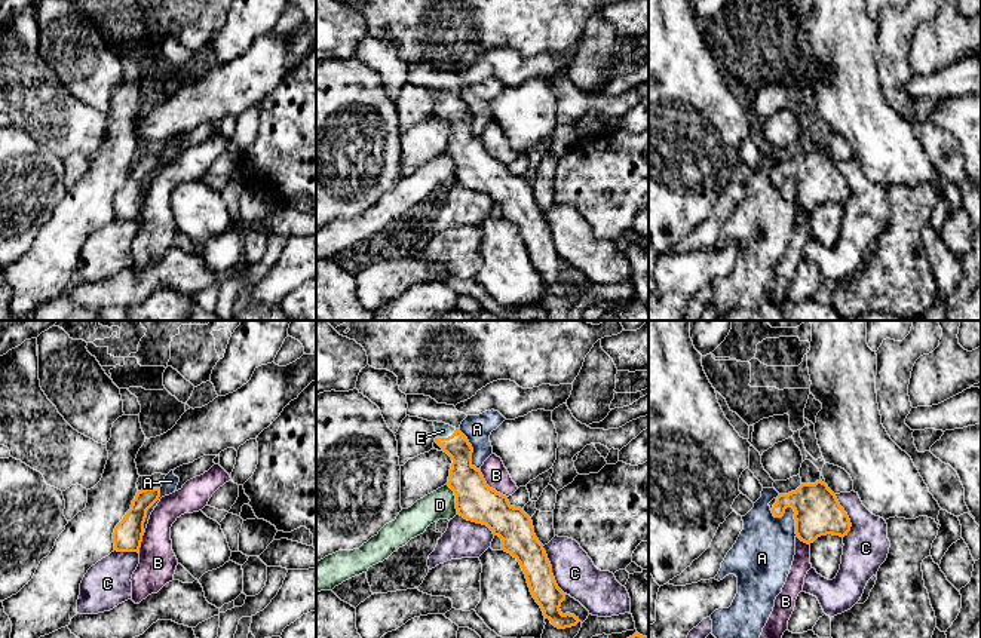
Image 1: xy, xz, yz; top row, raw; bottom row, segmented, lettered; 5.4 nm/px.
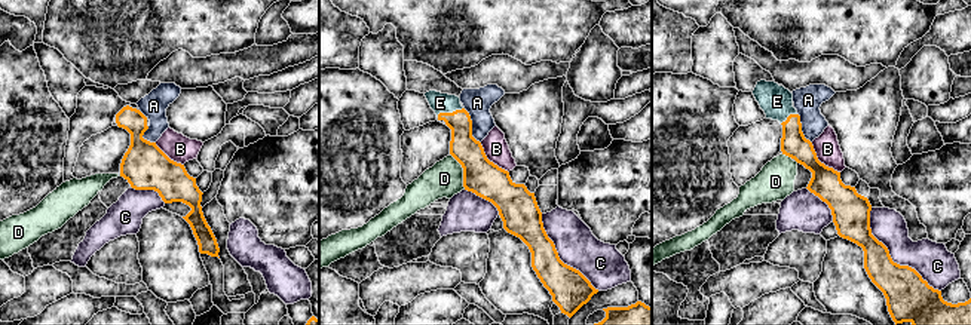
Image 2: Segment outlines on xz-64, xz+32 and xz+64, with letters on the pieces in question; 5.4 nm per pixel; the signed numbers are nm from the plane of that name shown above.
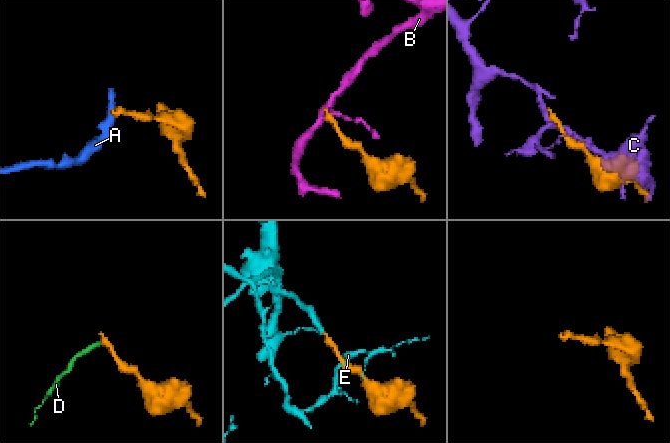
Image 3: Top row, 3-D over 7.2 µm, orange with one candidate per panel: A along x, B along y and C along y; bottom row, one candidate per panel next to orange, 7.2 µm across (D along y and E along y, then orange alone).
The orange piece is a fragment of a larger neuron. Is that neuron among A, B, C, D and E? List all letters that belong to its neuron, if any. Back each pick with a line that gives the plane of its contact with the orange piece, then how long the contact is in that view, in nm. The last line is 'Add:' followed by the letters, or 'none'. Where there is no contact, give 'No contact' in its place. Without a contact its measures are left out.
E: Touches orange in xz. Shared border 120 nm
Add: E

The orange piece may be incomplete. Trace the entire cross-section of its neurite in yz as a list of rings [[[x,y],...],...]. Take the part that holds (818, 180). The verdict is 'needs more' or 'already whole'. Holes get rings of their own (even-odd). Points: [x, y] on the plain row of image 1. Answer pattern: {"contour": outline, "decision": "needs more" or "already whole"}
{"contour": [[[821,147],[815,151],[801,151],[788,162],[779,162],[772,175],[773,184],[782,185],[787,175],[794,177],[795,202],[807,212],[821,203],[844,205],[850,199],[852,191],[847,181]]], "decision": "already whole"}

